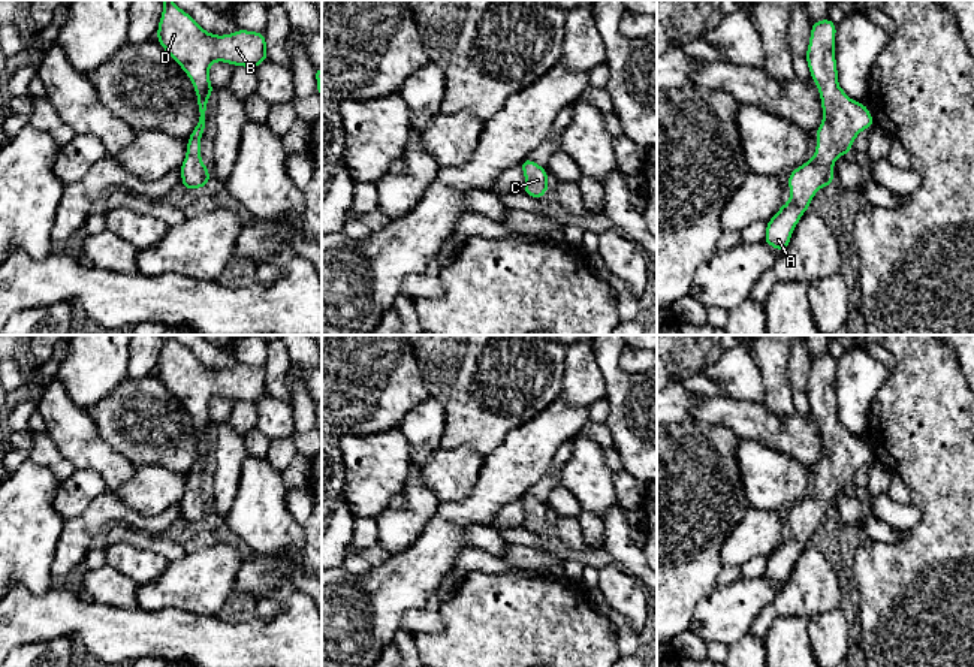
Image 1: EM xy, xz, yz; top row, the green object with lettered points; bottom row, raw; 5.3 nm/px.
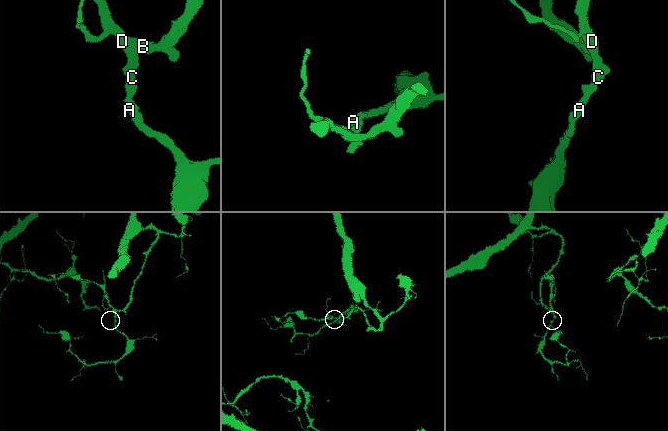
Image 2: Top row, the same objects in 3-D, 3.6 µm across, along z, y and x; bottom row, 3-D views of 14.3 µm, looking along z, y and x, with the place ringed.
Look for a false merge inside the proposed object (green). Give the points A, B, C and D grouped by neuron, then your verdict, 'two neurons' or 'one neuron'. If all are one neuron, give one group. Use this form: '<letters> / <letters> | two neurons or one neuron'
A B C D | one neuron

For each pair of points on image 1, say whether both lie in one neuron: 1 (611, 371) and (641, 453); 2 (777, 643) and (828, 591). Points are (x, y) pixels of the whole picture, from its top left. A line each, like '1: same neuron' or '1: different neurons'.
1: same neuron
2: different neurons

